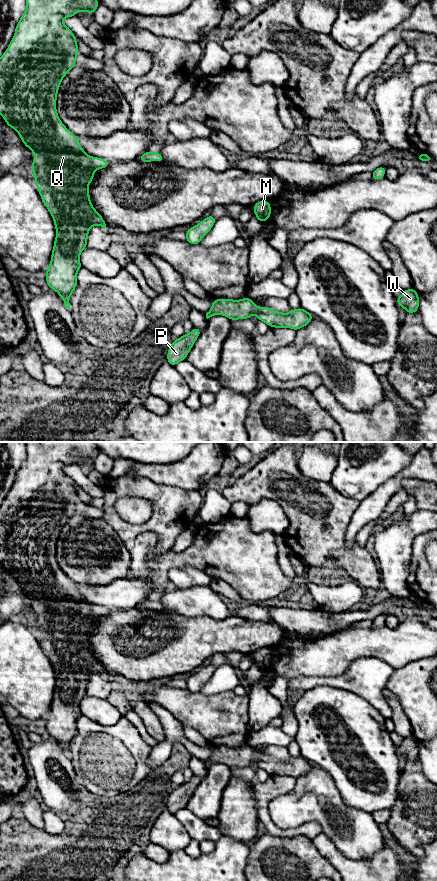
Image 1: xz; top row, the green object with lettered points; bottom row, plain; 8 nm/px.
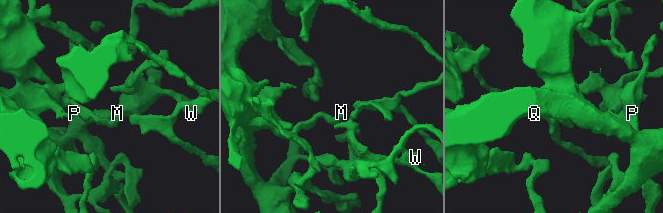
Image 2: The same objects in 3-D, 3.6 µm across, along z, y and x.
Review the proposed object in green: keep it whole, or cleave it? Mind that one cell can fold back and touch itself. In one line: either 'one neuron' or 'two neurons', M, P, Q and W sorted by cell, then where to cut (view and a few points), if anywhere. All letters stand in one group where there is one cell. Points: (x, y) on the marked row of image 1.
one neuron; groups M P Q W; cut none

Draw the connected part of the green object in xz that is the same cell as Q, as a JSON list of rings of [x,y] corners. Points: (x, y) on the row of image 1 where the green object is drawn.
[[[26,0],[26,12],[17,23],[7,50],[0,57],[0,115],[7,126],[17,131],[23,144],[35,156],[32,161],[35,184],[43,203],[53,217],[56,229],[51,262],[46,269],[46,282],[48,287],[59,294],[68,309],[69,298],[77,286],[77,272],[82,268],[79,257],[87,247],[89,230],[94,225],[106,228],[103,217],[90,202],[89,183],[97,169],[106,168],[111,163],[103,158],[87,155],[78,137],[66,128],[57,114],[58,89],[68,71],[76,66],[79,49],[75,35],[63,24],[63,19],[74,17],[78,11],[94,14],[99,5],[98,0]]]

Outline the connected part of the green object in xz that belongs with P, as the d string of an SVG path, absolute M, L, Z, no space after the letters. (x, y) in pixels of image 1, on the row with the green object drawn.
M193 328L189 334L184 334L182 337L175 339L168 349L167 362L176 366L180 361L186 360L189 351L200 334L200 329Z

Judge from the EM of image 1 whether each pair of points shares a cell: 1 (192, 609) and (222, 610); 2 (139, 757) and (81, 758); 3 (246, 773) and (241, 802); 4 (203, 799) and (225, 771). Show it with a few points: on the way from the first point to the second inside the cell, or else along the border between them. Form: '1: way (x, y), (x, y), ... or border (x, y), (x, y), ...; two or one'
1: way (199, 609), (215, 609); one
2: way (125, 752), (100, 752), (95, 754); one
3: border (232, 775), (241, 777), (251, 788); two
4: way (209, 792), (218, 778); one

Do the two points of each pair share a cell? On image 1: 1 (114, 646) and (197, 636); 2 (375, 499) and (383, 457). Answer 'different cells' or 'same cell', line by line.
1: same cell
2: different cells

